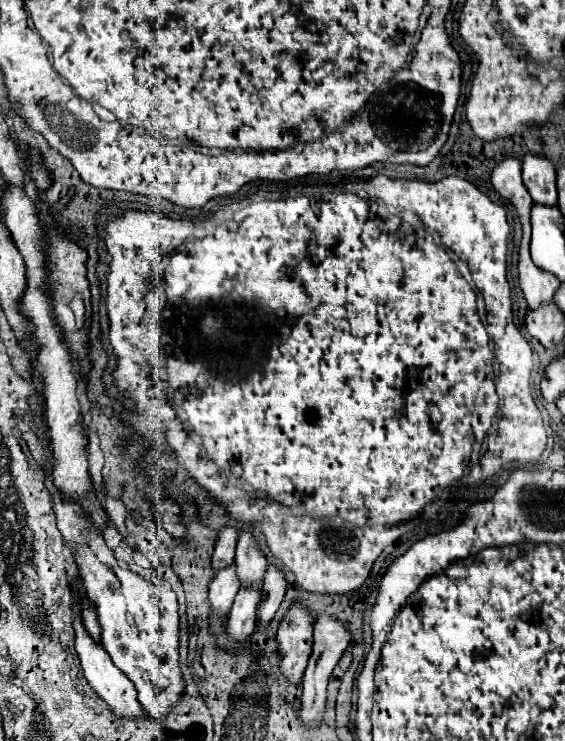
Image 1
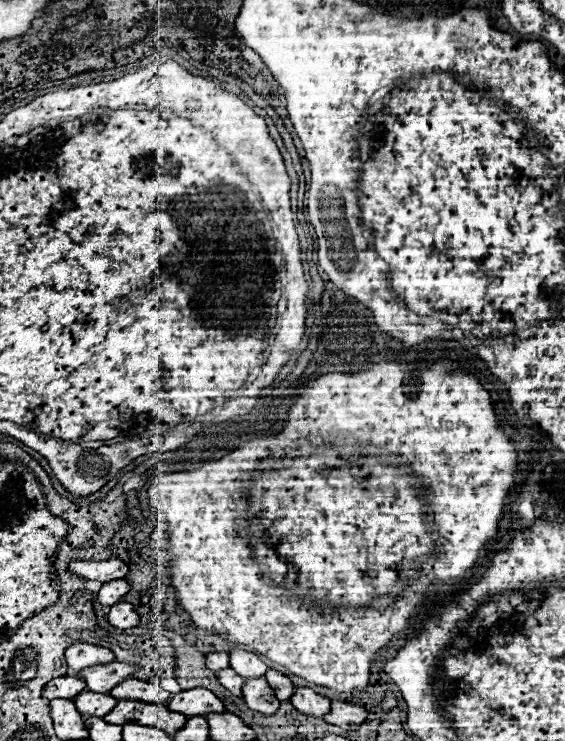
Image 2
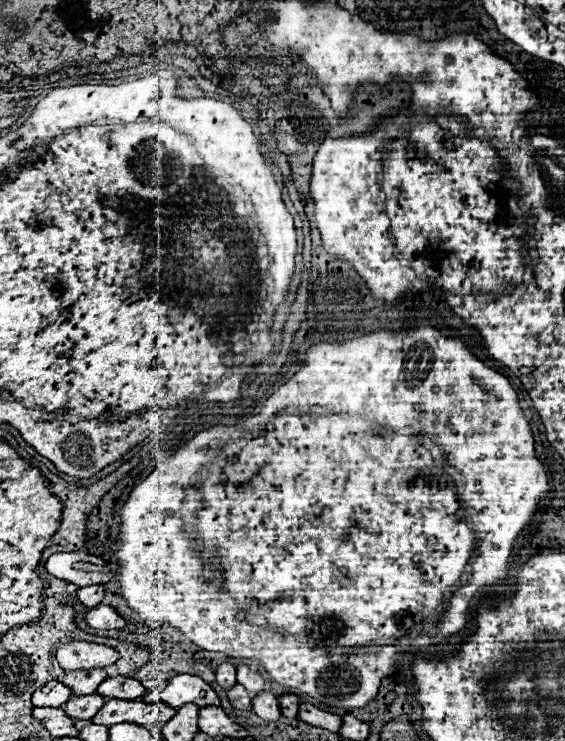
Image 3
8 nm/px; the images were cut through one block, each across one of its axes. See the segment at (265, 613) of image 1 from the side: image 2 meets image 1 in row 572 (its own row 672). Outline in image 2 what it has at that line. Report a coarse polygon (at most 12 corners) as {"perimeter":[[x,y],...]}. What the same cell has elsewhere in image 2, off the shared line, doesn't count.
{"perimeter":[[278,670],[264,674],[278,700],[288,700],[294,686]]}

